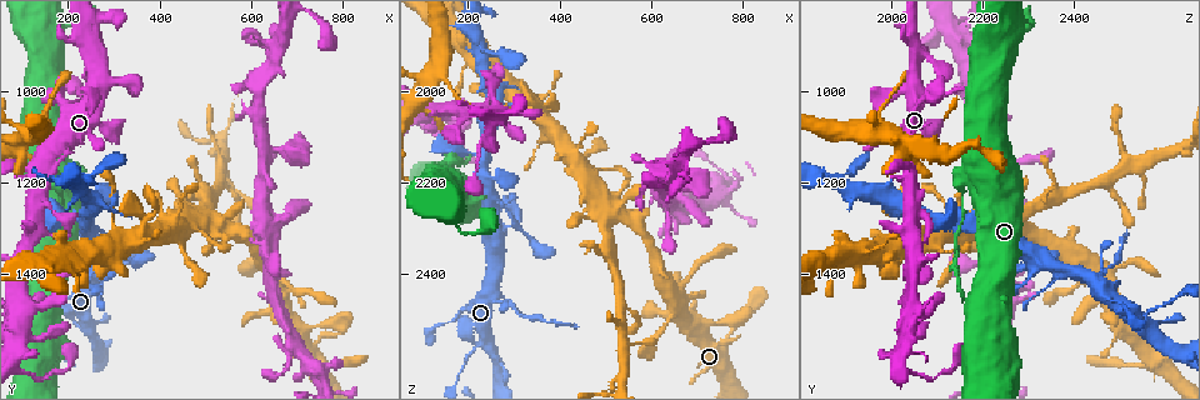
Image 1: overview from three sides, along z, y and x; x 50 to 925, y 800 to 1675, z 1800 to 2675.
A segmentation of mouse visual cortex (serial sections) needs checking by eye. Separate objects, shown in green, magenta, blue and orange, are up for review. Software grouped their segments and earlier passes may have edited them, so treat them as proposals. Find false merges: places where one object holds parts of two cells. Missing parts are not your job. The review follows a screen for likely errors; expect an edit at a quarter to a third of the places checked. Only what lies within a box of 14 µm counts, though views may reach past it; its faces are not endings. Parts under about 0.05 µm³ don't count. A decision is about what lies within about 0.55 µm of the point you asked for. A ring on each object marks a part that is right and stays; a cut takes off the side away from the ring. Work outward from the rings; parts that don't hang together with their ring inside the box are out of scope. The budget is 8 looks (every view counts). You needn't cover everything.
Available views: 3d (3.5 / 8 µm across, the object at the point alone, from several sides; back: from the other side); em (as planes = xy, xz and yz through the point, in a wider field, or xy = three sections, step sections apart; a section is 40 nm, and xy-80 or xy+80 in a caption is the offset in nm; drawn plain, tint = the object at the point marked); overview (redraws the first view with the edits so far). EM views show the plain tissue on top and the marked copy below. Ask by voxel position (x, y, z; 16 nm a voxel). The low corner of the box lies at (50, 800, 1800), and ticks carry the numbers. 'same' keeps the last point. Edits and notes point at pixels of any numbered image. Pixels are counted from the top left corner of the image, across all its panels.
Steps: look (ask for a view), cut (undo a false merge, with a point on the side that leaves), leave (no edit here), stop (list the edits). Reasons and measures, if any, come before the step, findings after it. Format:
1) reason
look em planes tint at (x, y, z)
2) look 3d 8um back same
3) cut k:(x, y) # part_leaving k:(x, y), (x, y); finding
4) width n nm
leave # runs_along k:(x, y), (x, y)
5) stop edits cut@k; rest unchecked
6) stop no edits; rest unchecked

thick turns thin
look 3d 3.5um at (235, 1375, 1930)

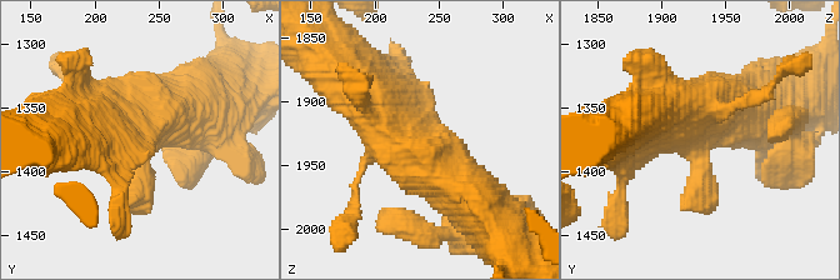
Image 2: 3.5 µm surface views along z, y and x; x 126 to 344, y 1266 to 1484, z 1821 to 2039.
shape alone is not enough
look em planes tint at (236, 1376, 1930)

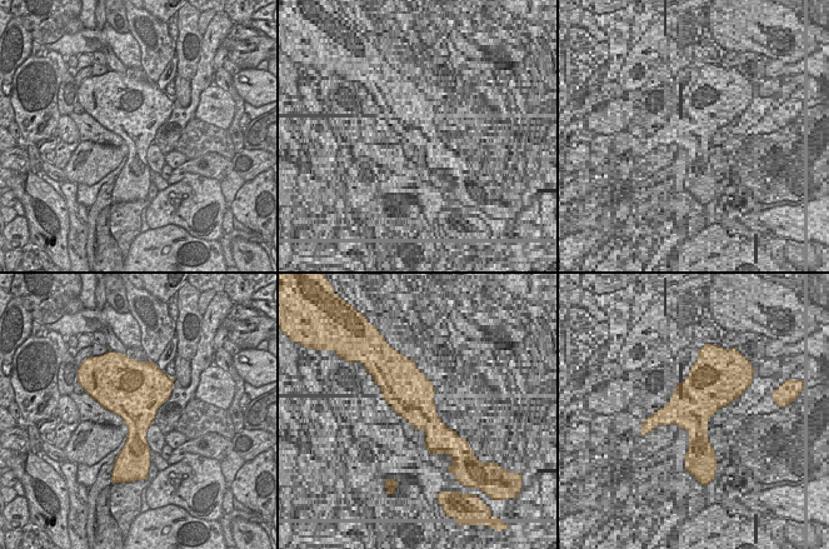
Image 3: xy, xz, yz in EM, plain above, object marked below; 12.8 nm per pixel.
leave # all the same cell

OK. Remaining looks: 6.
look 3d 8um back at (180, 1235, 2155)

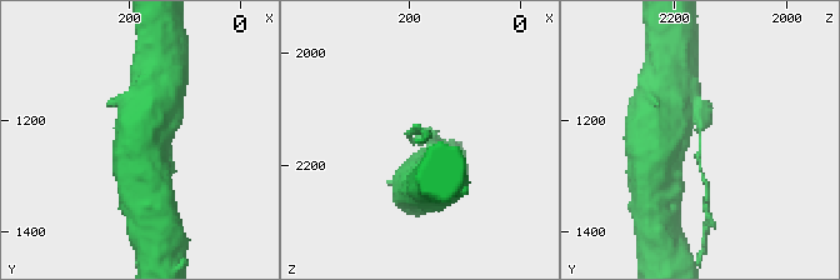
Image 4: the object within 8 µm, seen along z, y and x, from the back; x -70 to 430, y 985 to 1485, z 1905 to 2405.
arm_widths 150, 400 nm; shape alone is not enough
look em planes tint same

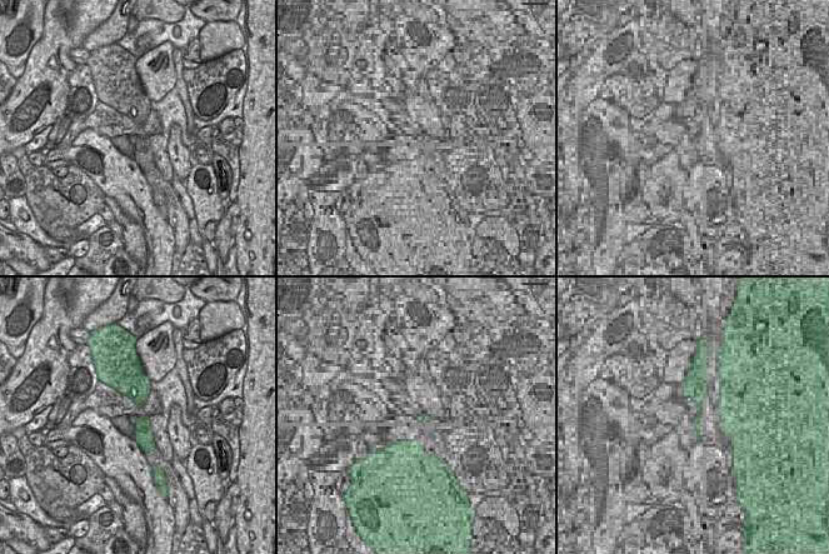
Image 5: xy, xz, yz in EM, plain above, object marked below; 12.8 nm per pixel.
width 260 nm
cut 4:(698, 156) # part_leaving 4:(699, 139), (698, 163), (706, 189); a second cell is stuck on

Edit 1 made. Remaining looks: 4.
look overview

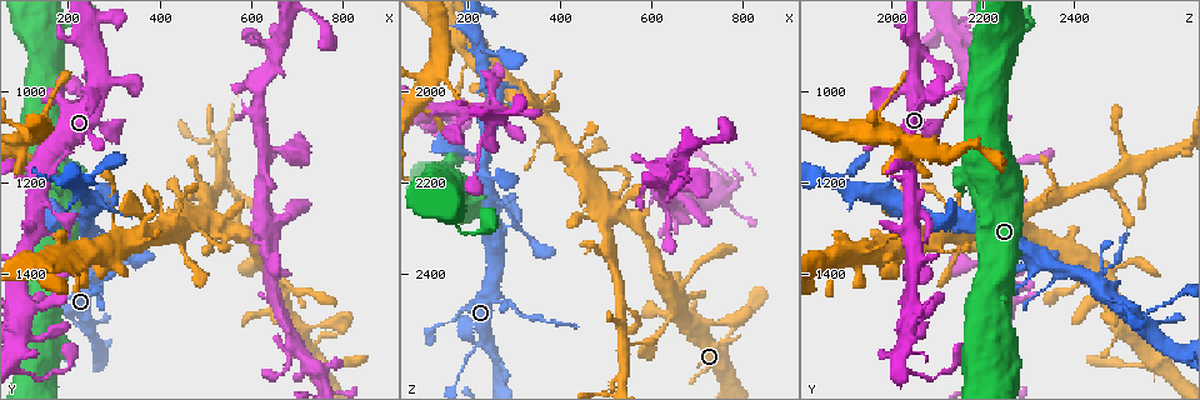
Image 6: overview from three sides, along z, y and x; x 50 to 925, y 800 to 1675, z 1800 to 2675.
look 3d 3.5um at (255, 1410, 2455)

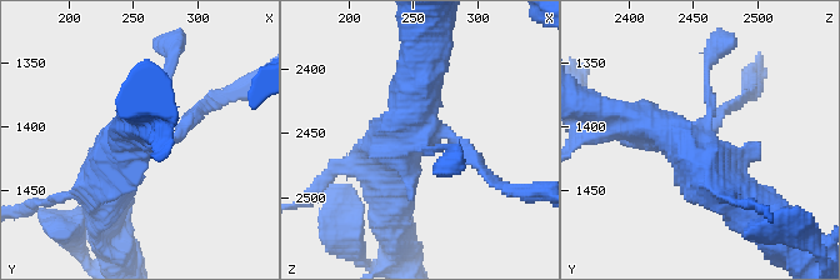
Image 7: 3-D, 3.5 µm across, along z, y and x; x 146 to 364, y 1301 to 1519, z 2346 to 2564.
need the tissue
look em xy step 3 tint same

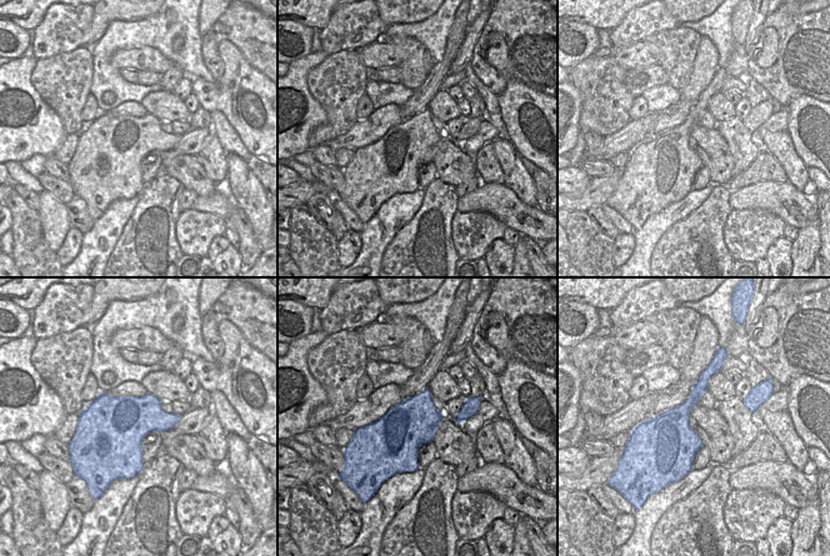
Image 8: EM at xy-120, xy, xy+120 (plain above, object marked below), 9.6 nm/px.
cut 7:(471, 155) # border 8:(153, 406), (146, 417), (148, 431); two cells meet here

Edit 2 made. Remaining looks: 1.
stop edits cut@4, cut@7; rest unchecked

